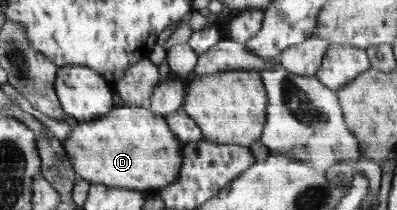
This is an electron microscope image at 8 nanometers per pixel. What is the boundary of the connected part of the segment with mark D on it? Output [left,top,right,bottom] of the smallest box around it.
[63,106,183,193]

